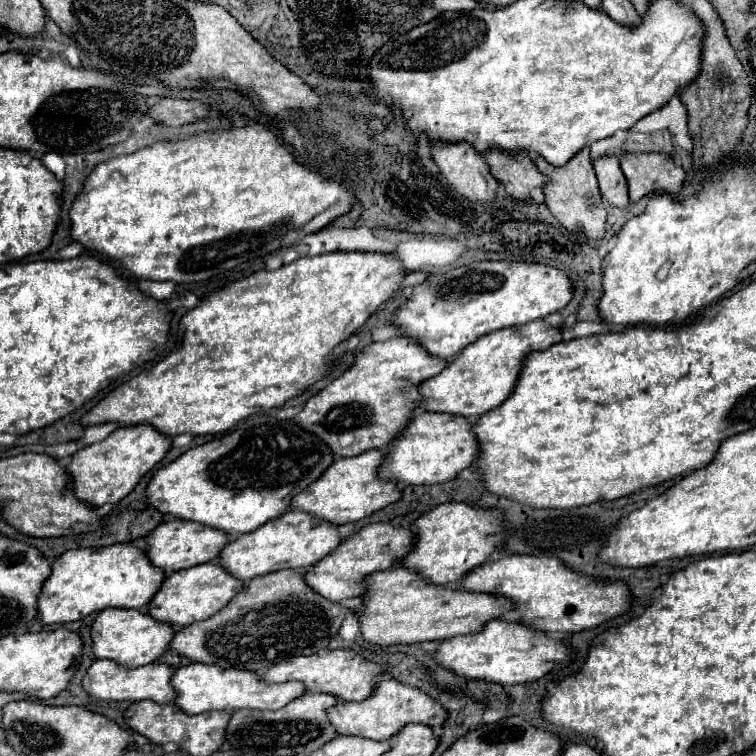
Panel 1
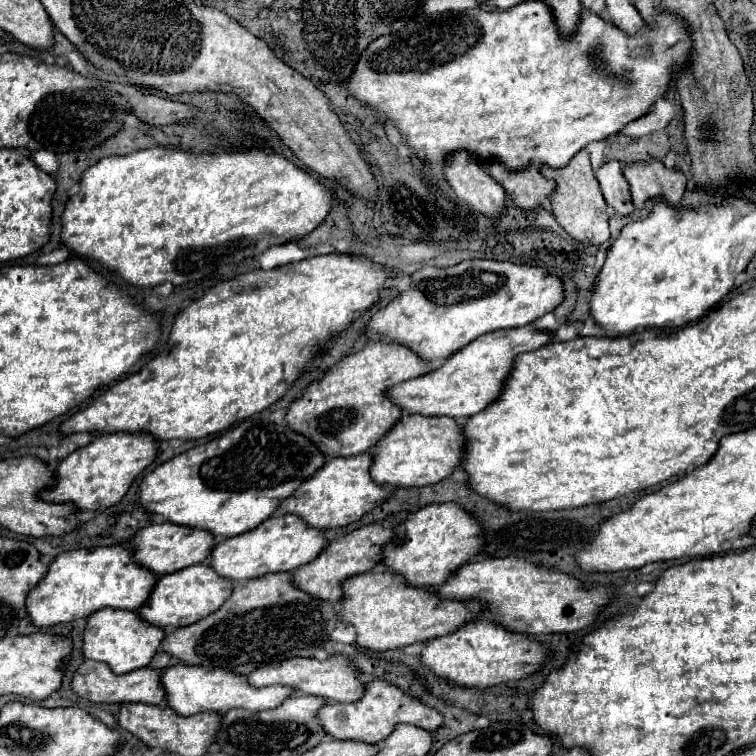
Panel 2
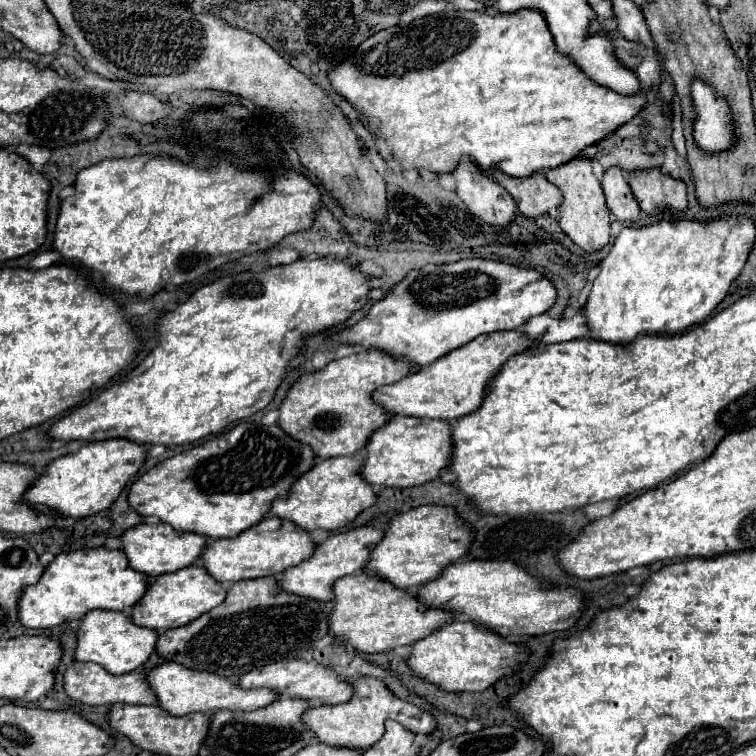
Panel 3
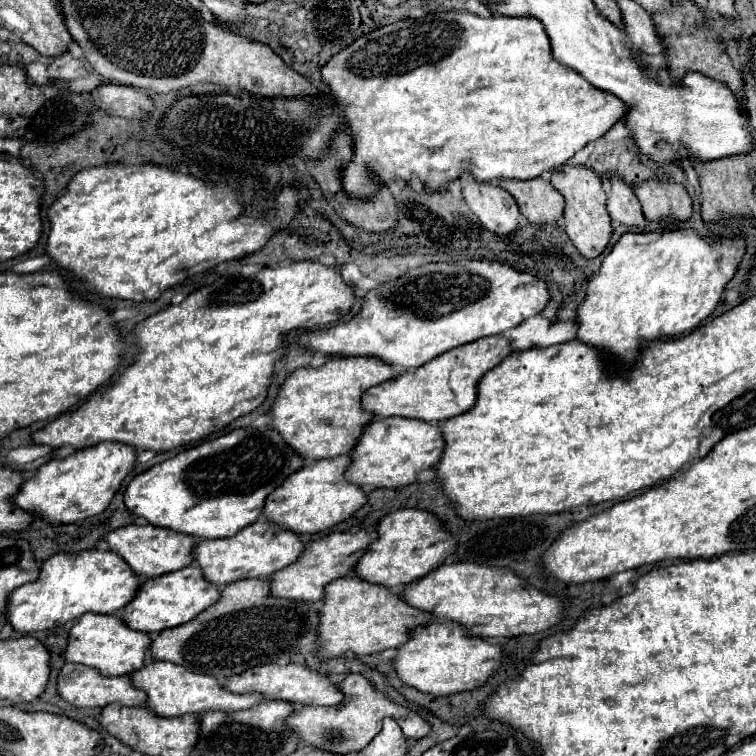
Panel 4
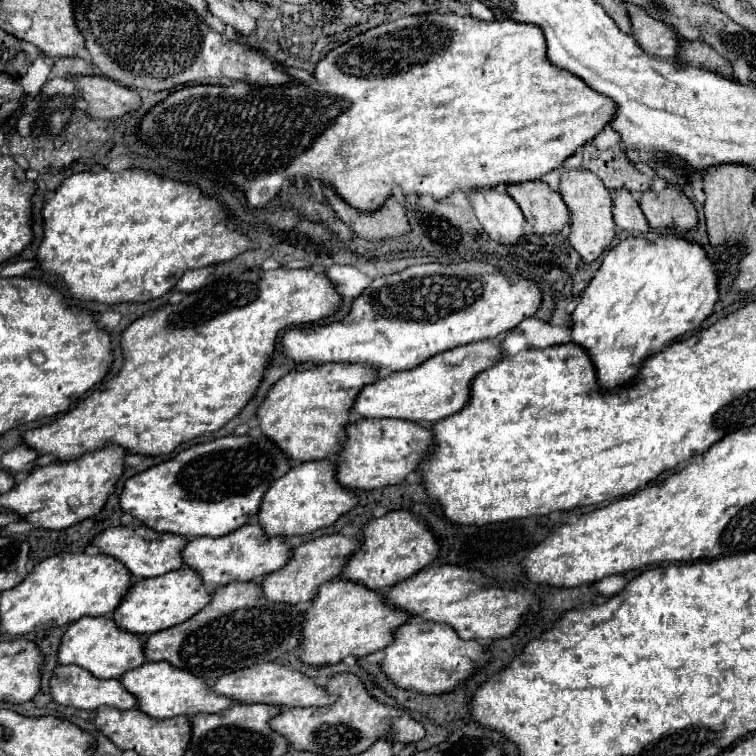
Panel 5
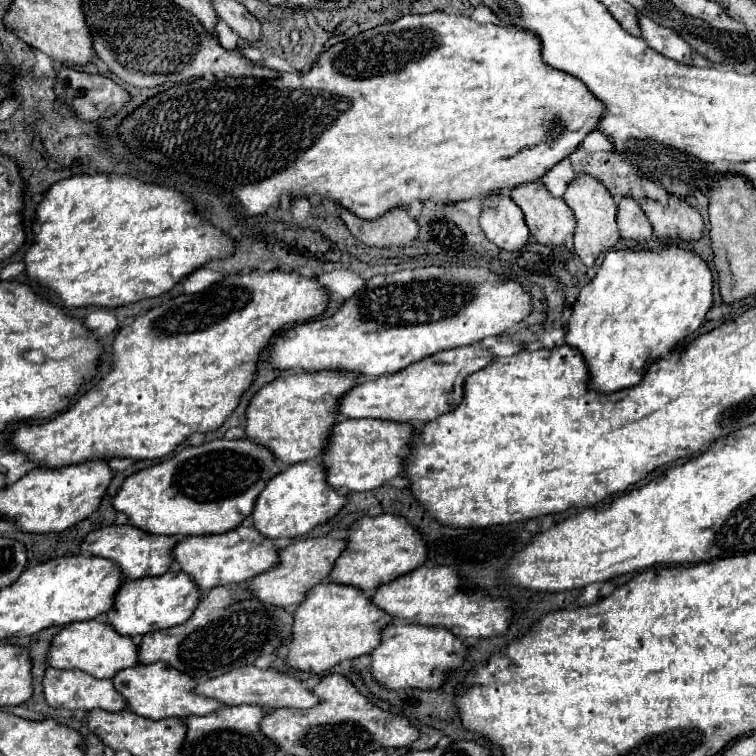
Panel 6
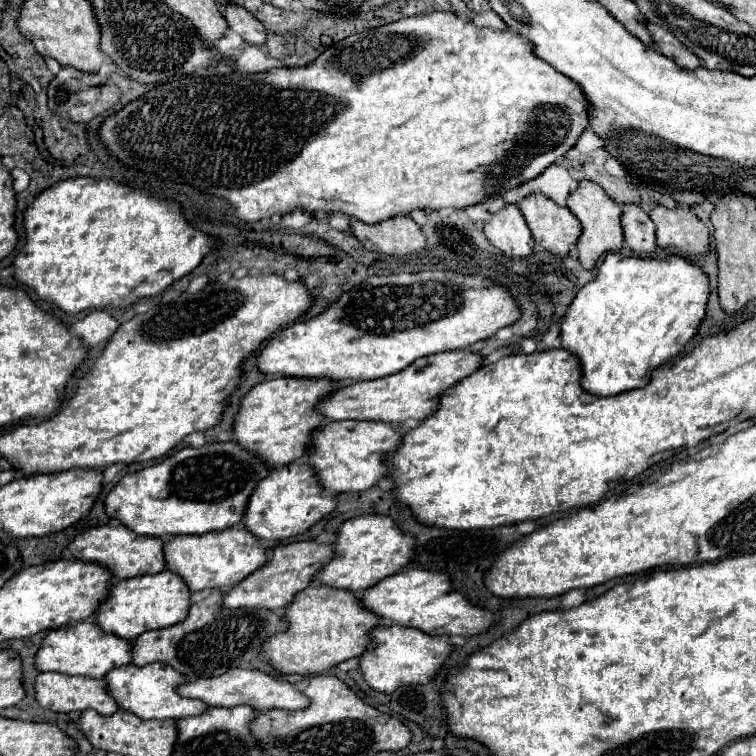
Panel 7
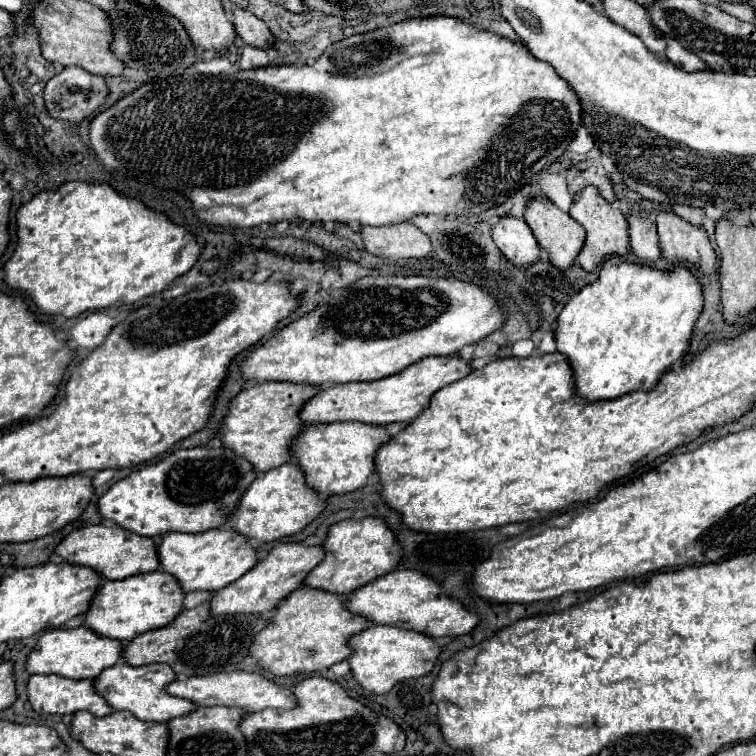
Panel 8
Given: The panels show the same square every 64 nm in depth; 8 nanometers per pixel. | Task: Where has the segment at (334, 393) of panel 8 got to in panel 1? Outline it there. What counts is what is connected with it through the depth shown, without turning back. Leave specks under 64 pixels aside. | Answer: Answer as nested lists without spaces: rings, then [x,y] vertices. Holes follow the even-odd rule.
[[[534,320],[522,326],[504,328],[482,336],[468,348],[460,352],[438,376],[422,382],[418,388],[424,396],[424,410],[430,412],[450,412],[466,418],[480,418],[482,414],[498,408],[512,392],[520,376],[524,358],[534,350],[546,350],[562,340],[562,330],[546,324],[544,320]]]

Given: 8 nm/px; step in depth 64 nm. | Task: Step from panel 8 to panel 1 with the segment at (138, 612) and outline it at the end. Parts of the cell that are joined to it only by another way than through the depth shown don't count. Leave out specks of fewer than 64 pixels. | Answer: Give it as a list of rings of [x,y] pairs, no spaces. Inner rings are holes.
[[[206,562],[198,564],[186,570],[172,572],[166,576],[160,592],[152,598],[148,604],[148,614],[160,622],[168,622],[172,626],[188,626],[198,620],[206,620],[220,612],[228,602],[244,590],[244,582],[234,578],[230,572],[226,572],[218,562]]]

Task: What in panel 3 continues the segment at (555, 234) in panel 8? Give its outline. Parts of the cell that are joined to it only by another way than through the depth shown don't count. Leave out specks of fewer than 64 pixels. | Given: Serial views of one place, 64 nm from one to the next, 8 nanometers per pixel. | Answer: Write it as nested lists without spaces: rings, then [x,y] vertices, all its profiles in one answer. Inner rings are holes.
[[[492,172],[492,178],[512,194],[518,210],[528,218],[546,214],[552,206],[560,206],[562,202],[560,190],[540,172],[528,178],[508,178],[502,172]]]

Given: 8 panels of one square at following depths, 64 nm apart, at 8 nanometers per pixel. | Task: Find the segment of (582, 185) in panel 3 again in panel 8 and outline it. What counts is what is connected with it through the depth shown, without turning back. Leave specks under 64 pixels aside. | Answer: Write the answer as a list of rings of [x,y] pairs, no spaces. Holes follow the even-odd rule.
[[[594,186],[582,188],[582,192],[572,200],[570,216],[586,228],[586,242],[578,254],[578,264],[586,272],[594,272],[608,256],[624,256],[628,252],[628,222],[624,214],[620,210],[614,210]]]

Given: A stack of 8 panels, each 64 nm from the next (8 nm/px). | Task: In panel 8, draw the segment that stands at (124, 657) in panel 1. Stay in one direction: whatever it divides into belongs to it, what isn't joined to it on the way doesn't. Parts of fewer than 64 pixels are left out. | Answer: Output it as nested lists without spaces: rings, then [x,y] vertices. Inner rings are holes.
[[[86,626],[46,630],[40,636],[34,652],[28,656],[26,670],[30,674],[60,674],[64,678],[74,678],[74,680],[94,678],[102,670],[114,666],[122,658],[122,650],[124,648],[120,640],[100,636]]]

